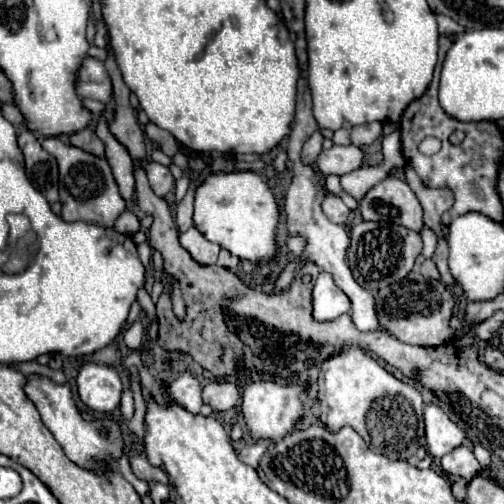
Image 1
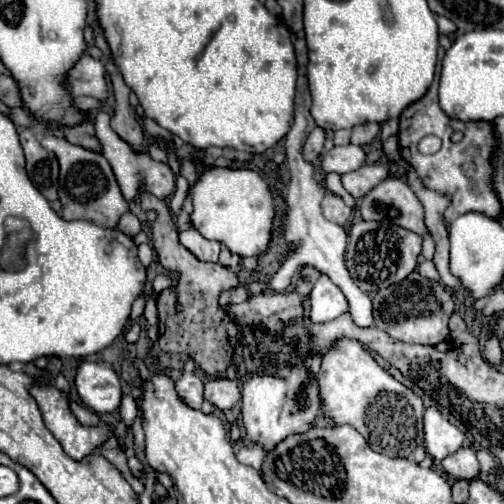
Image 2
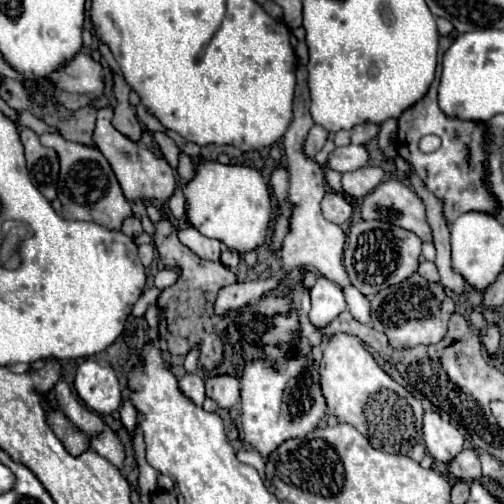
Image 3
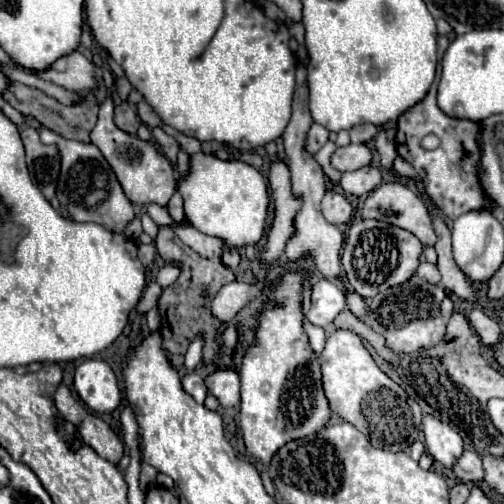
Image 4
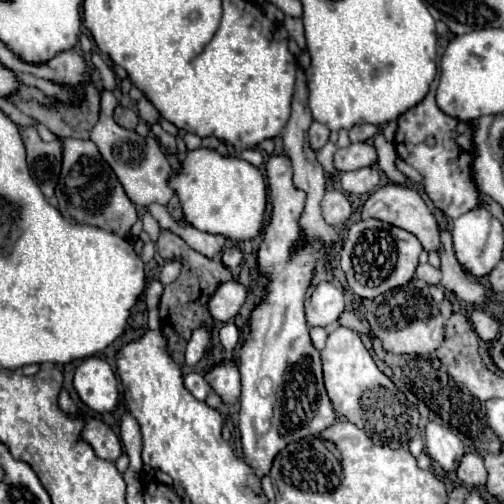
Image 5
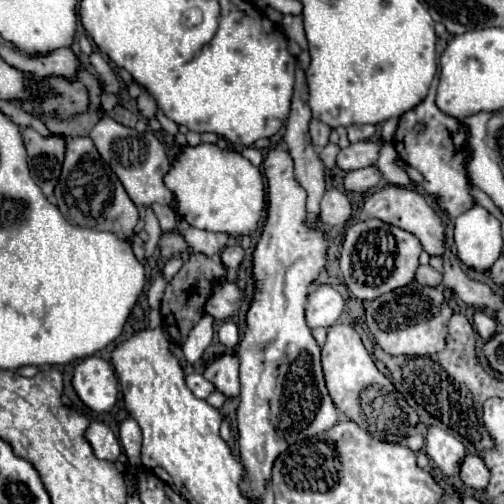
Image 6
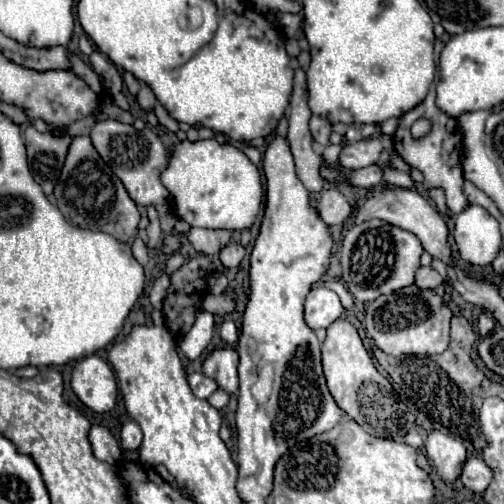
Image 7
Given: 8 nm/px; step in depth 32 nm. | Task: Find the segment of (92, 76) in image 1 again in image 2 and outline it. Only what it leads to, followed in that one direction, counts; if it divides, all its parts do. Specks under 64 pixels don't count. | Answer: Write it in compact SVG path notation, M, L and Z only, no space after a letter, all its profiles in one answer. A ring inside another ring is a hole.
M84 54L78 64L70 70L68 86L74 96L92 96L104 102L108 98L108 80L104 64Z

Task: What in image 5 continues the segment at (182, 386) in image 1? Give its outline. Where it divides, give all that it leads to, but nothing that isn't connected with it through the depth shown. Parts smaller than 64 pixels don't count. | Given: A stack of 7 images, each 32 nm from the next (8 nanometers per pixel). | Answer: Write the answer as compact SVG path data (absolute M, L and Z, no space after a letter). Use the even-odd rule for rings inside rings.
M190 372L188 376L184 376L184 386L186 386L186 390L188 390L196 400L200 400L200 402L204 402L204 398L206 398L208 392L210 392L208 382L206 382L200 374L196 374L196 372Z

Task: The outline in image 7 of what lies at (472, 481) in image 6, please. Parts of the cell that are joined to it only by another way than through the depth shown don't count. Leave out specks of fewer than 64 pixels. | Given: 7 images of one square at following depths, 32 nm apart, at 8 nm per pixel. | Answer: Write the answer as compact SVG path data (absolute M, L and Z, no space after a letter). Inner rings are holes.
M470 456L470 458L466 458L466 462L464 462L460 480L462 480L462 484L464 484L466 488L470 488L472 492L482 494L482 492L486 490L486 486L490 484L490 480L492 480L492 470L484 464L482 458Z

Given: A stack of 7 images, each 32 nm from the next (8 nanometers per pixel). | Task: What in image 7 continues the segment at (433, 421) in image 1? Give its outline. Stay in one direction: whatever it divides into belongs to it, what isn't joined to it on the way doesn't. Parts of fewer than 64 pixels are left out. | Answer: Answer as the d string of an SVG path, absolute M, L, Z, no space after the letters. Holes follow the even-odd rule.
M434 429L426 440L426 452L444 482L454 482L460 476L466 460L466 448L461 438L446 430Z

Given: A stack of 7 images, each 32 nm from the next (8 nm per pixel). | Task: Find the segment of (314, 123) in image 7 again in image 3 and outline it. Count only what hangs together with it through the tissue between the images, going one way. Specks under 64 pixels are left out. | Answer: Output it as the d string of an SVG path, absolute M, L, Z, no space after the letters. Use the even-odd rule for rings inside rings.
M314 126L314 128L310 130L310 134L308 134L308 138L306 138L306 144L304 144L306 156L314 160L314 156L322 150L326 138L328 138L328 132L326 132L322 126Z

